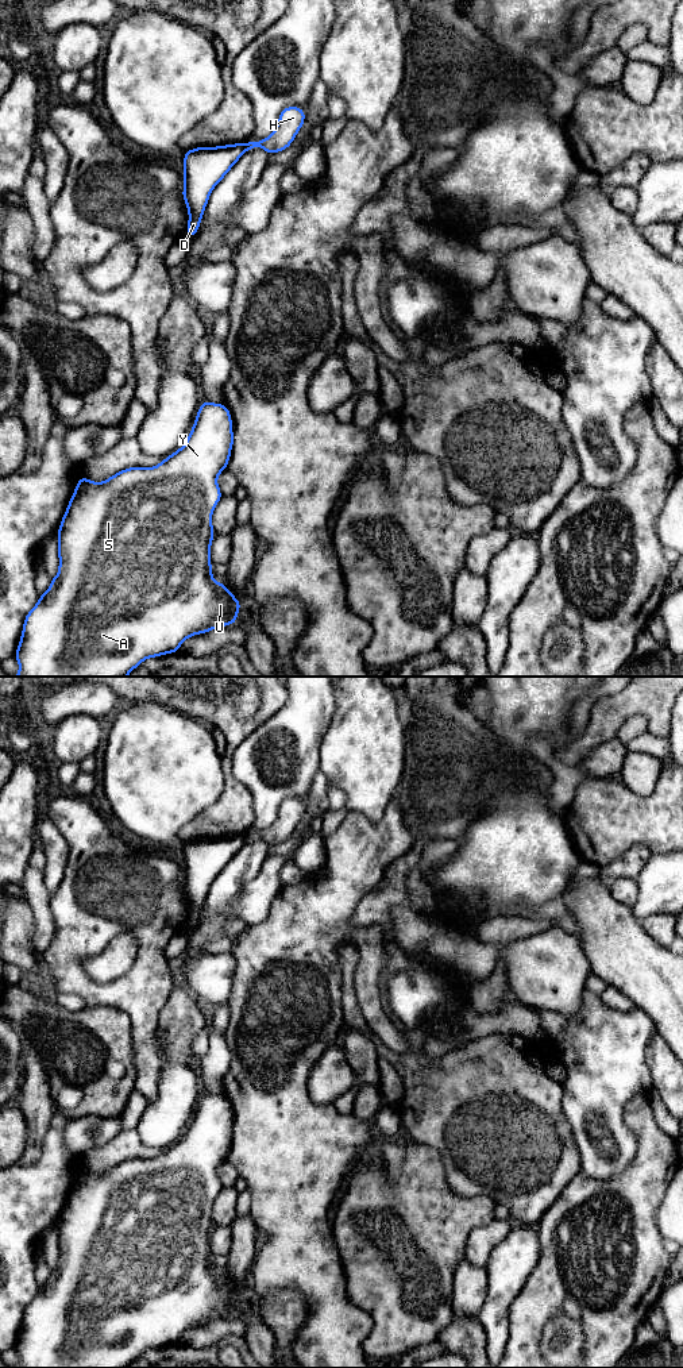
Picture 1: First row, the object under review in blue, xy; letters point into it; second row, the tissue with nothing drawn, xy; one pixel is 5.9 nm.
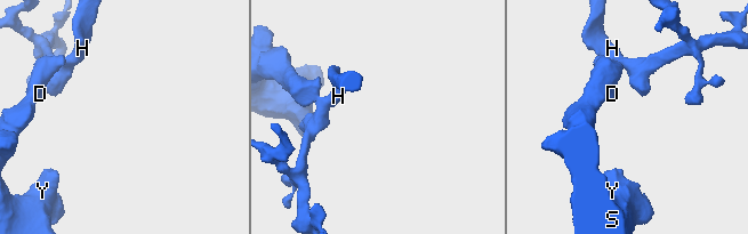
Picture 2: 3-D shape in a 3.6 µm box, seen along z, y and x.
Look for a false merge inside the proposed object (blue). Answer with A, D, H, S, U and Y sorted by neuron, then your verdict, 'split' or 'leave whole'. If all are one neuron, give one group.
A D S U Y / H; split

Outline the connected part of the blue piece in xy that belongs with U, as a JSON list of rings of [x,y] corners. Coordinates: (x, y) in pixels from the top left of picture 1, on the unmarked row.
[[[202,1093],[194,1110],[192,1122],[184,1137],[165,1149],[154,1159],[135,1157],[124,1160],[103,1174],[81,1168],[61,1211],[58,1228],[58,1265],[45,1286],[39,1287],[36,1296],[26,1306],[20,1333],[15,1344],[19,1364],[15,1368],[127,1368],[143,1352],[166,1345],[178,1344],[184,1332],[190,1327],[207,1325],[220,1318],[236,1315],[242,1295],[224,1278],[212,1268],[211,1236],[215,1229],[212,1205],[223,1186],[217,1168],[227,1161],[234,1137],[231,1103],[224,1095]]]

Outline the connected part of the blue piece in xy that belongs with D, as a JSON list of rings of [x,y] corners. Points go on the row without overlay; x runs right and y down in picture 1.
[[[246,835],[196,839],[185,843],[182,889],[189,905],[188,930],[198,924],[212,882],[246,843]]]

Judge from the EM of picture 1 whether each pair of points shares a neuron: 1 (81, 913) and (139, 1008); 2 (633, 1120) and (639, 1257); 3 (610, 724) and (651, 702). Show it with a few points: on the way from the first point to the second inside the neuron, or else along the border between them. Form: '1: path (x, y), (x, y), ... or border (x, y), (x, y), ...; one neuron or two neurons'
1: path (74, 944), (74, 972), (96, 994), (108, 994); one neuron
2: path (647, 1153), (647, 1178), (639, 1190), (639, 1224); one neuron
3: path (620, 715), (632, 702), (641, 702); one neuron

